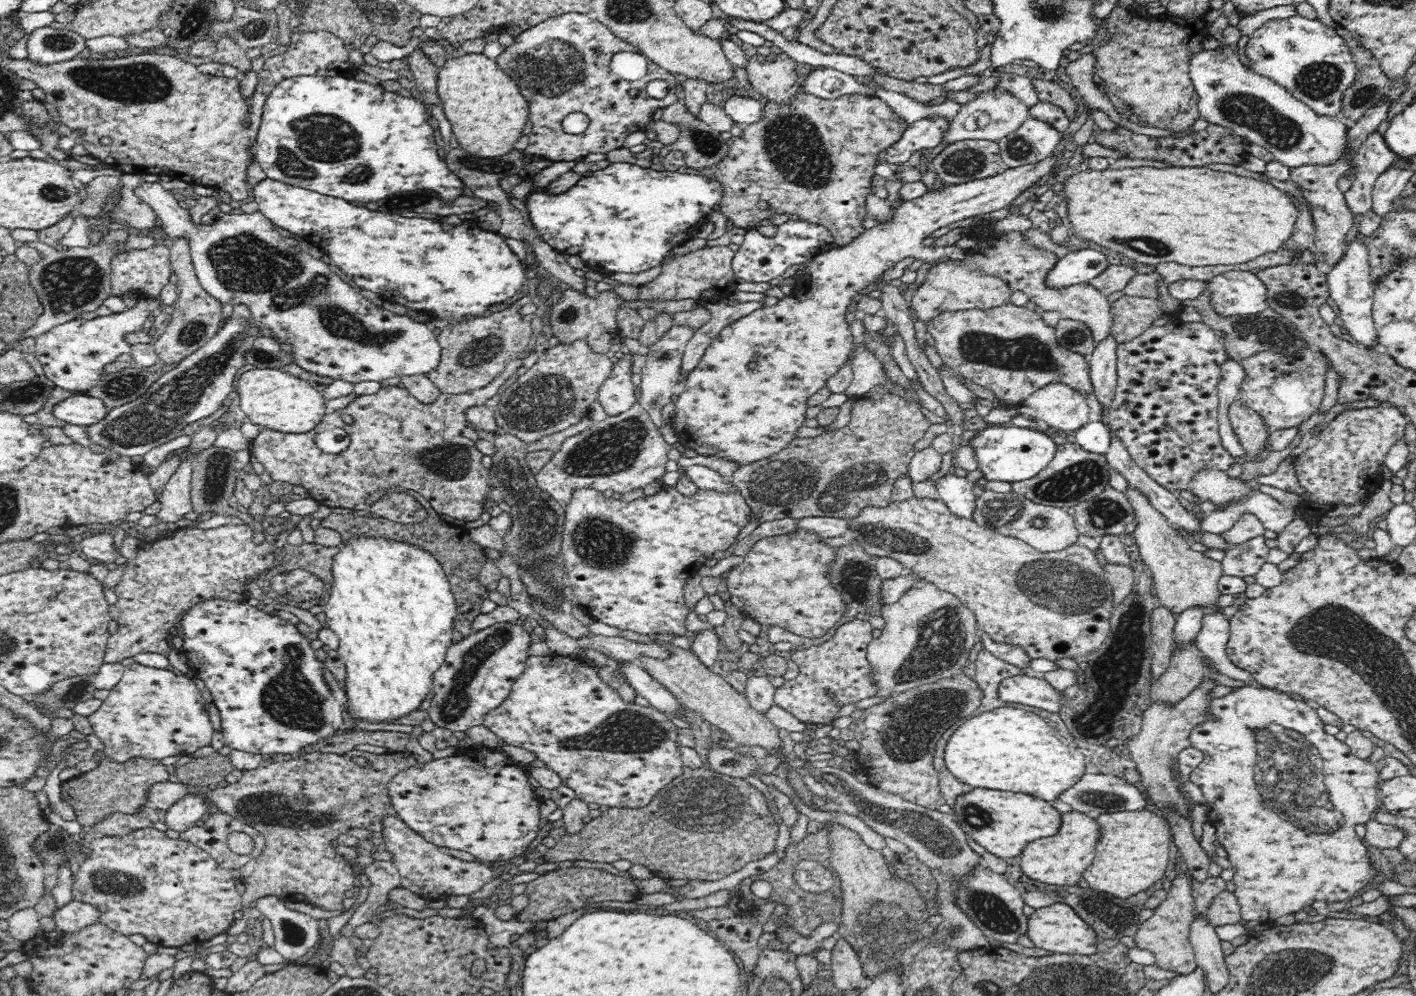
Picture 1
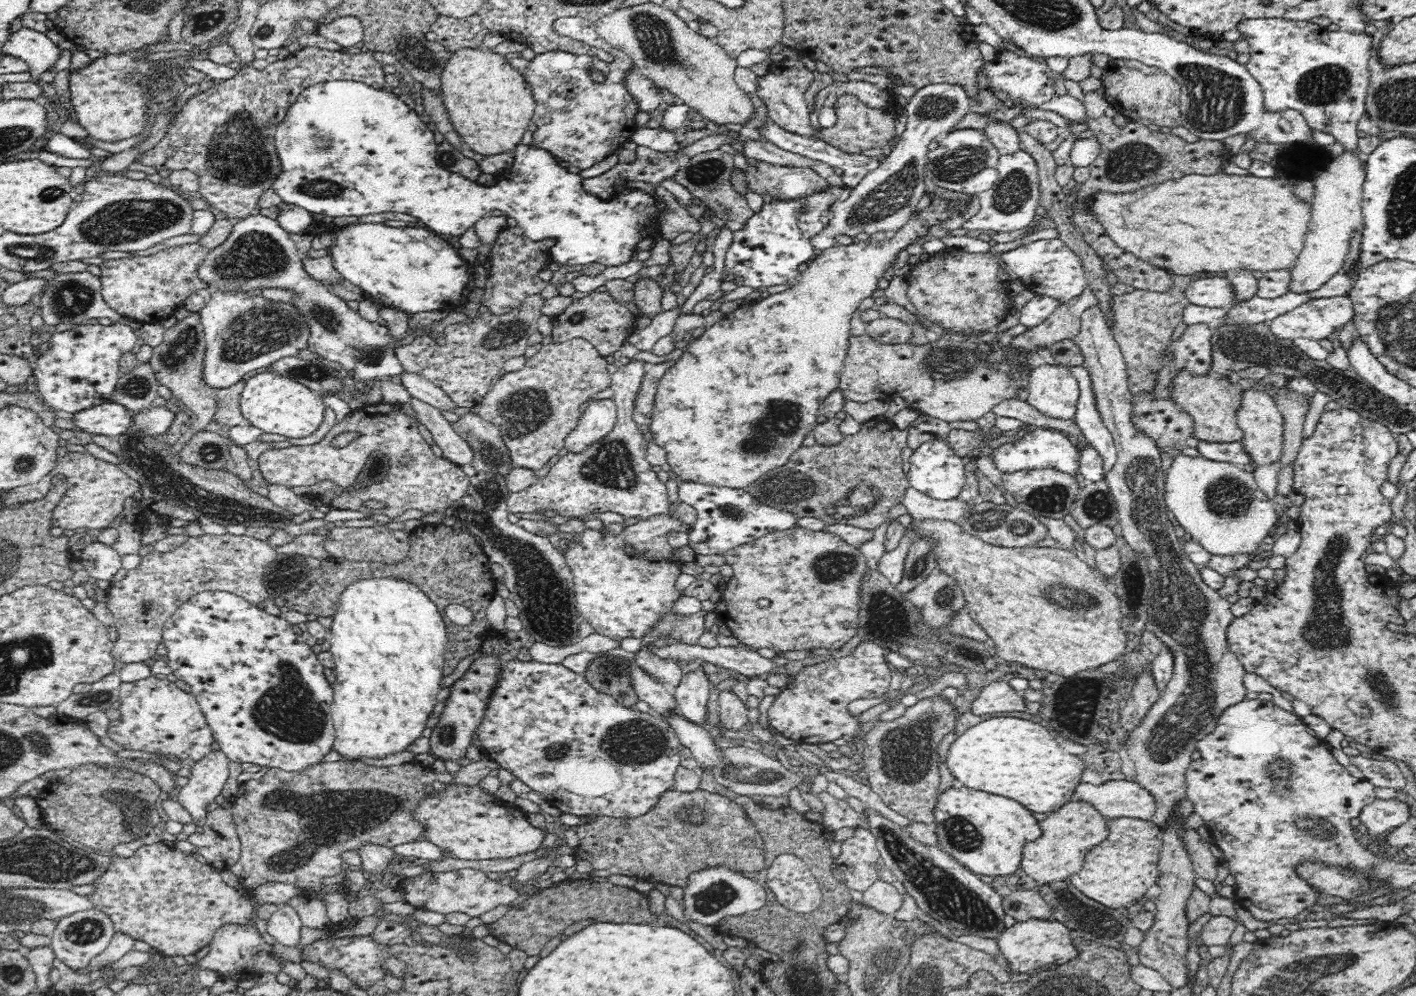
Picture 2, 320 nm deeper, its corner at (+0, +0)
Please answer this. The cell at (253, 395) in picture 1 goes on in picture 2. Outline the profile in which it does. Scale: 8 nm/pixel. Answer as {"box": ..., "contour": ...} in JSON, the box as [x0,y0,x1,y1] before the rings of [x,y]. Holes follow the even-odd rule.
{"box":[240,370,326,438],"contour":[[[272,370],[256,374],[245,380],[240,408],[246,423],[268,434],[282,434],[286,438],[306,438],[318,430],[324,420],[326,406],[323,396],[292,378]]]}

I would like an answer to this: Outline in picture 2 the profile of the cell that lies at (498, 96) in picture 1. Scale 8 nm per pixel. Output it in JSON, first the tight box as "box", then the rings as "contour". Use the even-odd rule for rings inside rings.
{"box":[440,47,536,157],"contour":[[[483,47],[461,48],[453,52],[441,74],[440,97],[447,109],[447,114],[450,114],[449,118],[454,124],[456,132],[470,146],[469,150],[484,157],[508,154],[516,144],[520,144],[536,109],[536,101],[529,84],[526,84],[522,74],[518,70],[514,70],[510,64],[506,56]]]}

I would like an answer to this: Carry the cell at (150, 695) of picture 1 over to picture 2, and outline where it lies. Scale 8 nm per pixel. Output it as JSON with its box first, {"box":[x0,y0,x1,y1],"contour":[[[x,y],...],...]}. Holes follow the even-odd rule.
{"box":[108,675,215,761],"contour":[[[150,675],[148,678],[133,683],[122,683],[117,707],[120,718],[112,721],[108,735],[110,739],[128,750],[144,750],[144,752],[151,752],[160,756],[170,754],[170,756],[179,758],[180,761],[184,758],[192,758],[192,760],[197,761],[213,751],[212,744],[215,741],[213,733],[196,697],[192,693],[182,691],[167,679],[160,680]]]}

